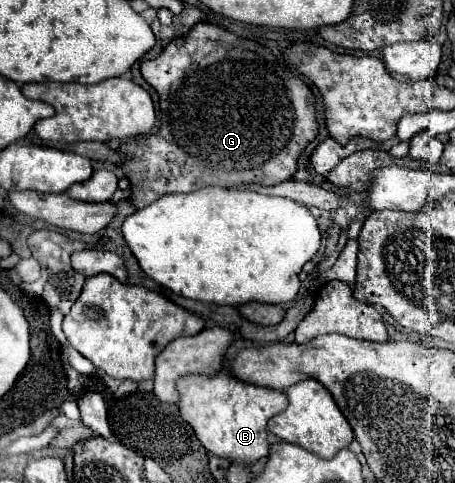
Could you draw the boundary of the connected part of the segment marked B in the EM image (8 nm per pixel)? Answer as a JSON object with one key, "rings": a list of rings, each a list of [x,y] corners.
{"rings":[[[225,369],[215,377],[181,377],[177,381],[177,391],[181,395],[181,417],[193,427],[197,439],[209,453],[241,465],[253,465],[269,455],[267,421],[287,407],[287,395],[283,391],[247,385],[233,379]]]}

